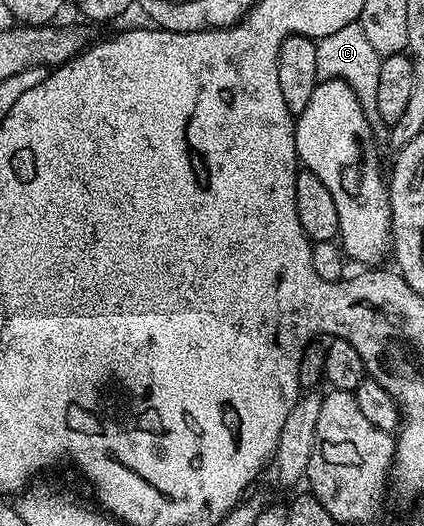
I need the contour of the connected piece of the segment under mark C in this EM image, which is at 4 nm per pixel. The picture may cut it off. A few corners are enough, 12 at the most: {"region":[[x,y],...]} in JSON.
{"region":[[361,22],[316,41],[319,80],[356,93],[375,139],[388,127],[377,108],[383,58]]}

